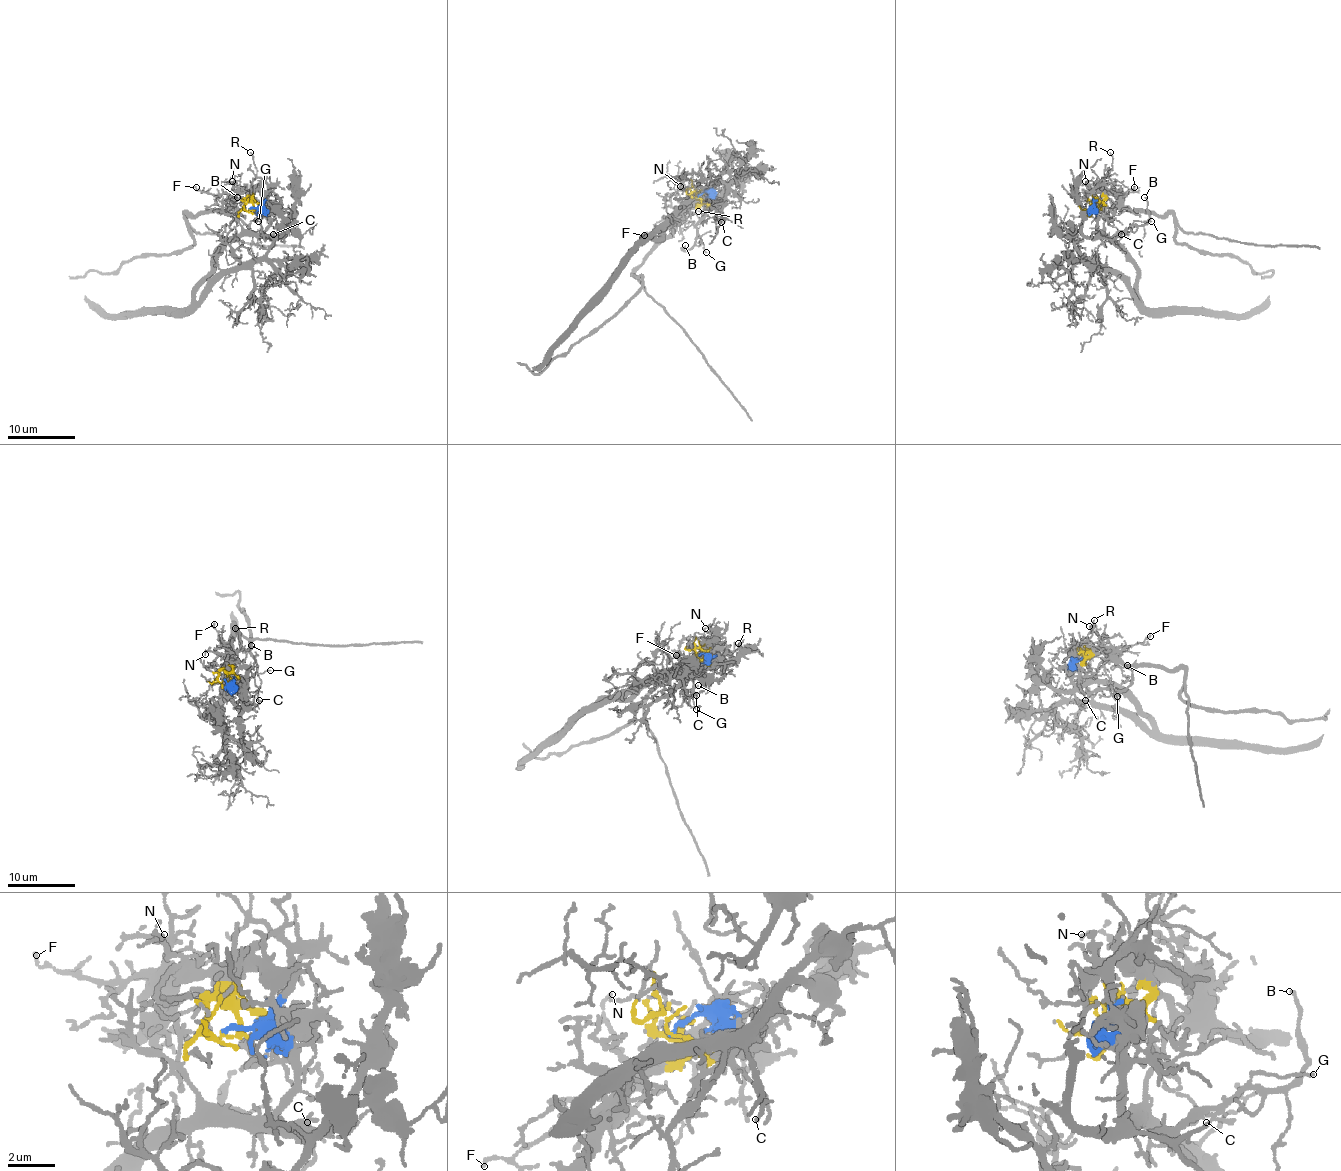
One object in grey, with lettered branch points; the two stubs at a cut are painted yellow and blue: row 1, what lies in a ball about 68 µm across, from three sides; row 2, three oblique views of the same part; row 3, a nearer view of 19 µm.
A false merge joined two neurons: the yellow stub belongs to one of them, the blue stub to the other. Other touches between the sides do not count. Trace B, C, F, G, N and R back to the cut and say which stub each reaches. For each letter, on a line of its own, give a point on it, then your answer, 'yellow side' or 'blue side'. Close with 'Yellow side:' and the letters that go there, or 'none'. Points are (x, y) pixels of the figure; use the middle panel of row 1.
B: at (685, 245); blue side
C: at (721, 222); blue side
F: at (644, 235); yellow side
G: at (706, 252); blue side
N: at (680, 186); yellow side
R: at (698, 211); blue side
Yellow side: F, N

